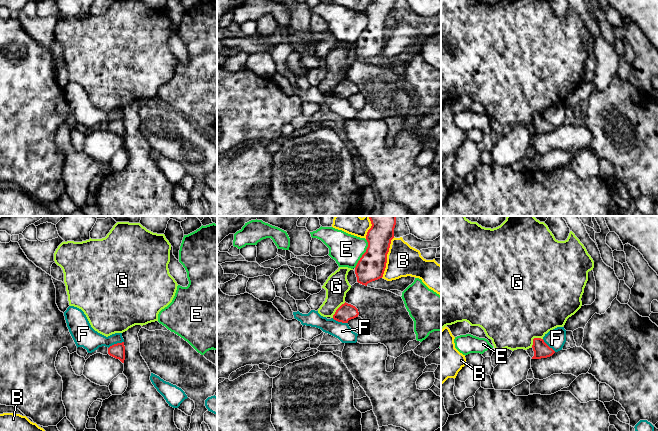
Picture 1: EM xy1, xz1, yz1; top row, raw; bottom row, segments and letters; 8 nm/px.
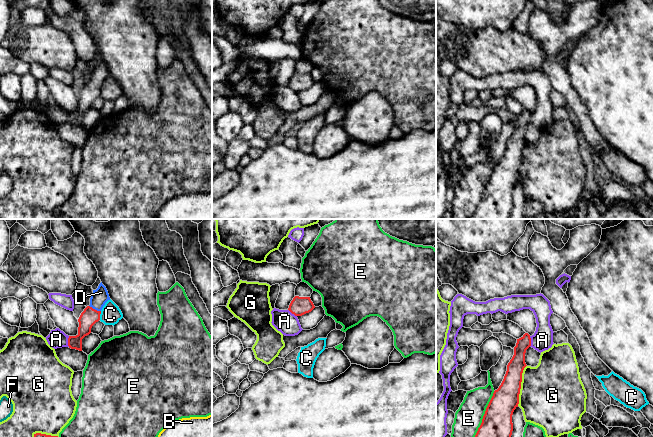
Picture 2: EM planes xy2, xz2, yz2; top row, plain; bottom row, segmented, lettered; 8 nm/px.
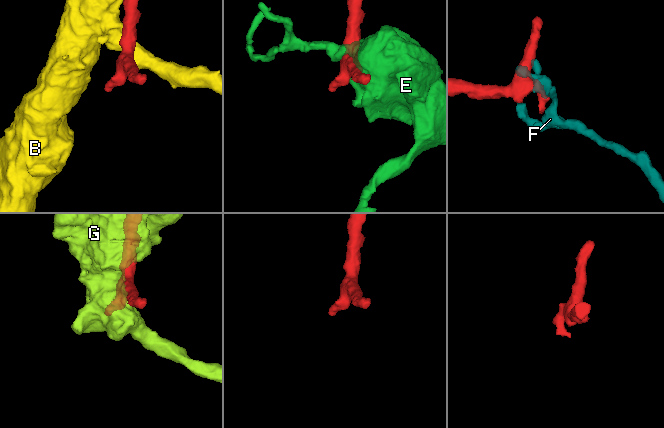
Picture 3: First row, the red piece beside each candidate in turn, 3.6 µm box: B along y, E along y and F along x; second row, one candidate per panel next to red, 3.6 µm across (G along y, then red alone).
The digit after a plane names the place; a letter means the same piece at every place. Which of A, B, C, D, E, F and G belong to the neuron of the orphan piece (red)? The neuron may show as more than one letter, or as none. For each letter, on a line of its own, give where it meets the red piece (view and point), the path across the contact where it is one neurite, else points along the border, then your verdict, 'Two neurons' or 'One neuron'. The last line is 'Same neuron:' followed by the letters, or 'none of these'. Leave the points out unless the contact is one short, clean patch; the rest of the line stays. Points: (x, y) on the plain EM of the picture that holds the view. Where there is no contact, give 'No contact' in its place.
A: Touches red at xy2 (68, 117). Two neurons
B: Touches red at xz1 (386, 33). Two neurons
C: Touches red at xy2 (99, 91). Boundary: xy2 (101, 87), (99, 95). Two neurons
D: Touches red at xy2 (94, 85). Path across: xy2 (89, 92), (94, 85), (100, 72). One neuron
E: Touches red at yz2 (483, 194). Two neurons
F: Touches red at xy1 (115, 120). Boundary: xy1 (123, 117), (114, 119), (108, 124). Two neurons
G: Touches red at yz2 (520, 161). Two neurons
Same neuron: D

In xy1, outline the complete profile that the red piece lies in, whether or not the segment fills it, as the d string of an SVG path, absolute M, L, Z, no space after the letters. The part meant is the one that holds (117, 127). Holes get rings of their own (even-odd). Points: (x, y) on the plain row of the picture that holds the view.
M124 118L110 122L108 124L108 130L116 135L119 135L122 139L124 139L125 136Z

